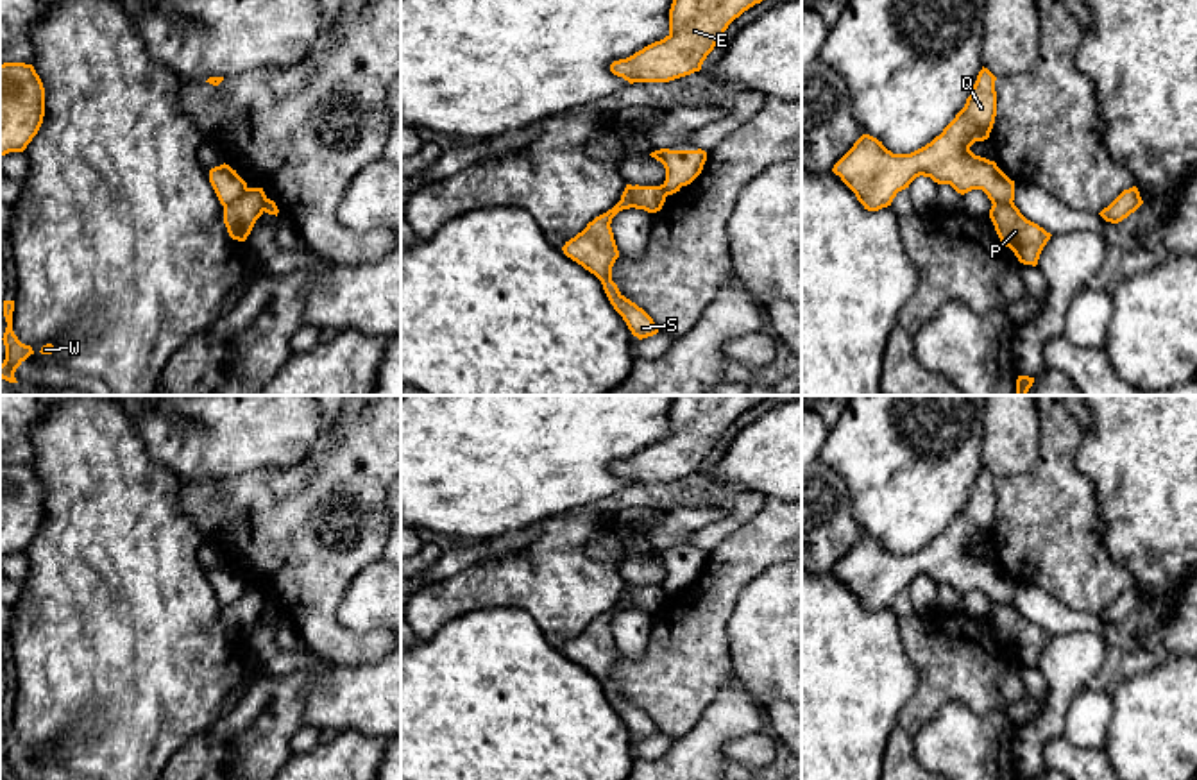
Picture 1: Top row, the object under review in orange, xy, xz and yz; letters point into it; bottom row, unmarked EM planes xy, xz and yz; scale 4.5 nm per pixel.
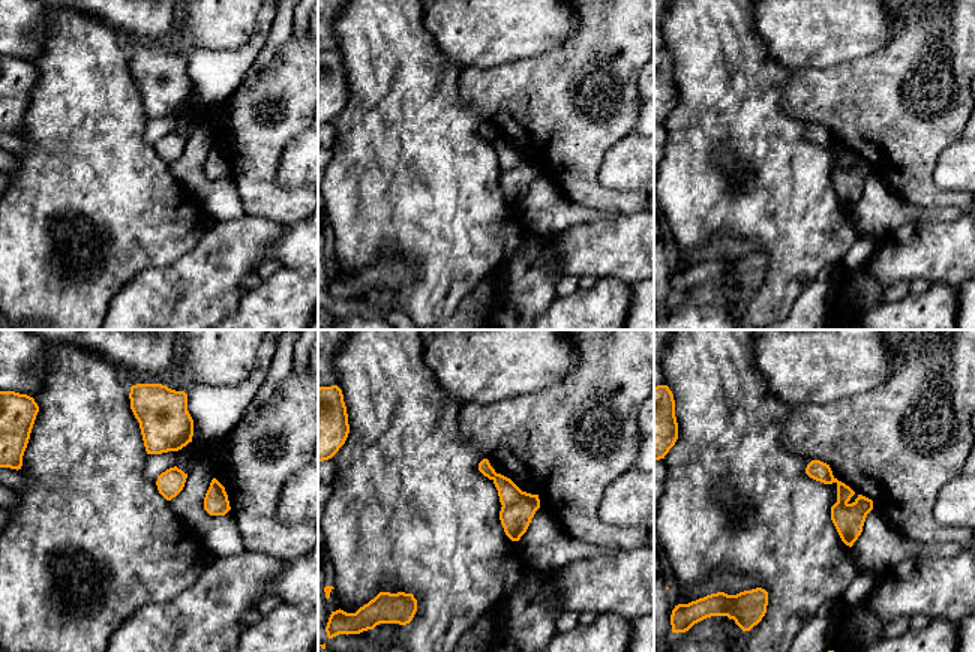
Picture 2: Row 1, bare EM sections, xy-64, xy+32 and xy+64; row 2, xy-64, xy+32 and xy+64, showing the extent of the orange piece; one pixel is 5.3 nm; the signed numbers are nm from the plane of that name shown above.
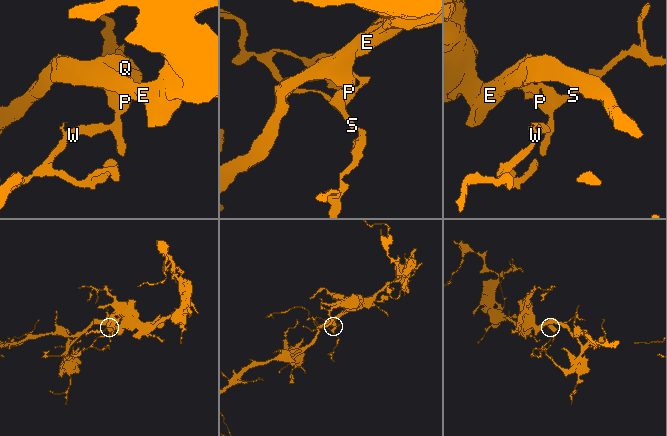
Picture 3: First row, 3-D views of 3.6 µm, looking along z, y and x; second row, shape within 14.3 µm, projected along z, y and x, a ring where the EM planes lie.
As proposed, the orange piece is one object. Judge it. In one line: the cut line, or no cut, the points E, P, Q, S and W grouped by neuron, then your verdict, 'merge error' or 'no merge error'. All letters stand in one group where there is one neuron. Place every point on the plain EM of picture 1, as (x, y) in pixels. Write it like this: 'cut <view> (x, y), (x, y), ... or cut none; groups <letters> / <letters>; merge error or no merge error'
cut xy (247, 589), (224, 607); groups E Q / P S W; merge error

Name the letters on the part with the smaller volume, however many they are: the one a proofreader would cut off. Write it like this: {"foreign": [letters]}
{"foreign": ["P", "S", "W"]}

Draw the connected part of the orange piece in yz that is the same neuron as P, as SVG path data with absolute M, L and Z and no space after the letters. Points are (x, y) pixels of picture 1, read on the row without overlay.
M1014 603L993 605L989 619L1000 642L1014 653L1018 662L1036 667L1040 655L1052 635L1027 621Z

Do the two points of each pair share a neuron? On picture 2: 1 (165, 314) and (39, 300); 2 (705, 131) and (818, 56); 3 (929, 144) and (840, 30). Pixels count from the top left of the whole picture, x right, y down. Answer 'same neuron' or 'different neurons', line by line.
1: different neurons
2: different neurons
3: different neurons

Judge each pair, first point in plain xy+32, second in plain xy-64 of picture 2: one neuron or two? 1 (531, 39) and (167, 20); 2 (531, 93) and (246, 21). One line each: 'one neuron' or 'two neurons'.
1: two neurons
2: two neurons

